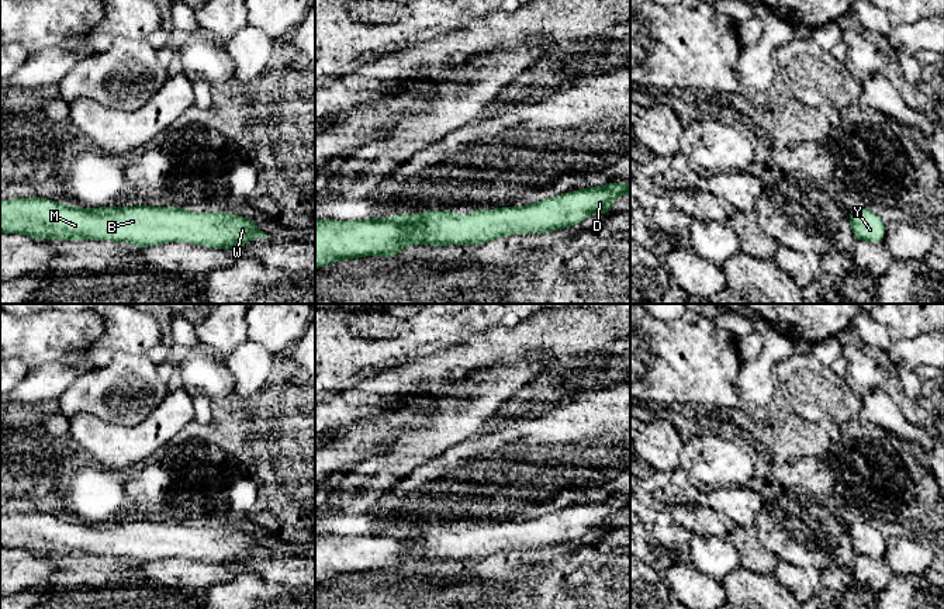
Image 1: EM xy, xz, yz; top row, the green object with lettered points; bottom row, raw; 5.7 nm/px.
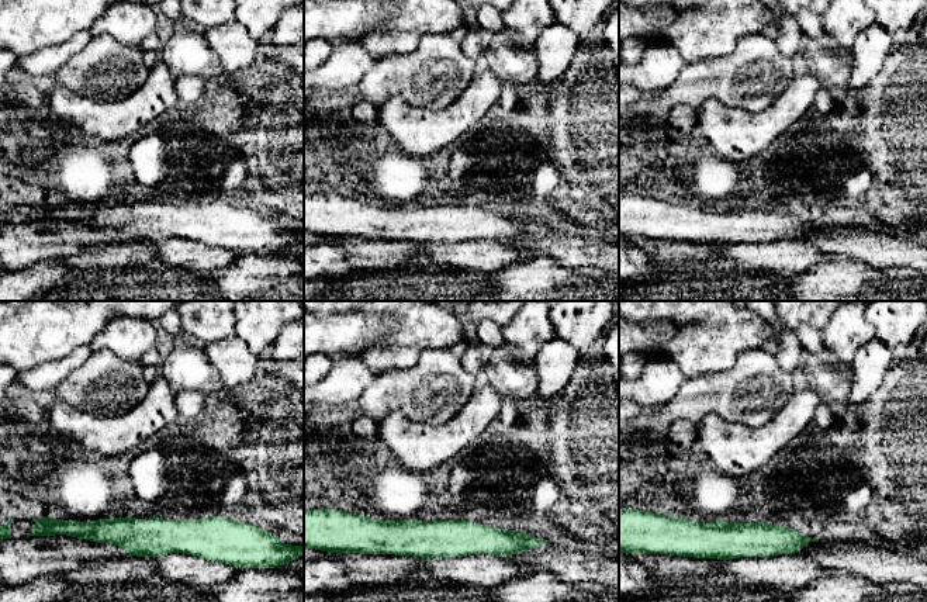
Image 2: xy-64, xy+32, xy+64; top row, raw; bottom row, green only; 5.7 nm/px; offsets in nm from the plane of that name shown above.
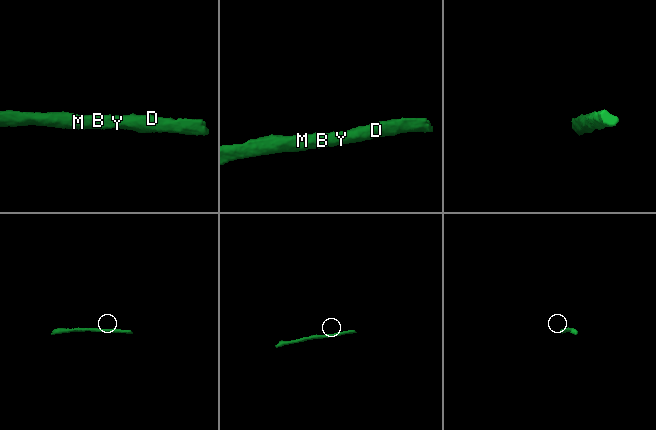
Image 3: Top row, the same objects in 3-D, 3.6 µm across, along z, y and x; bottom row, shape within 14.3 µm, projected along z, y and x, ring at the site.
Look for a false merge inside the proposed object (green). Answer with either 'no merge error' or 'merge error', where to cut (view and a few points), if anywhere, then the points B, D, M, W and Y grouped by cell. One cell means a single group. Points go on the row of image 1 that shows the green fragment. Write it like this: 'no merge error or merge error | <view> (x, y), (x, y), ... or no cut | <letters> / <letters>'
no merge error | no cut | B D M W Y

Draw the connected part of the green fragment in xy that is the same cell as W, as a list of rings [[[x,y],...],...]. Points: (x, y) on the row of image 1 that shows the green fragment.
[[[41,197],[0,200],[0,233],[24,233],[34,239],[113,241],[149,248],[169,242],[186,242],[205,248],[236,249],[255,238],[270,238],[246,219],[227,211],[191,212],[179,207],[69,207]]]

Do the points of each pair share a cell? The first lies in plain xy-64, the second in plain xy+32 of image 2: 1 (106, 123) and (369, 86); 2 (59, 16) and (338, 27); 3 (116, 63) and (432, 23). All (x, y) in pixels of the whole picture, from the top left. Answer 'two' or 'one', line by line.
1: two
2: one
3: two

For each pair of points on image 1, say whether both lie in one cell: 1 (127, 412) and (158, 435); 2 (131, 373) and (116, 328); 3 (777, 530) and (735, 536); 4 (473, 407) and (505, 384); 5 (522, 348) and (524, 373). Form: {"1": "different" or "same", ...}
{"1": "different", "2": "different", "3": "different", "4": "same", "5": "different"}

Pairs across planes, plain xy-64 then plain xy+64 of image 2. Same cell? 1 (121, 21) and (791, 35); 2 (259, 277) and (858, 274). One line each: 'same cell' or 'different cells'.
1: different cells
2: same cell

